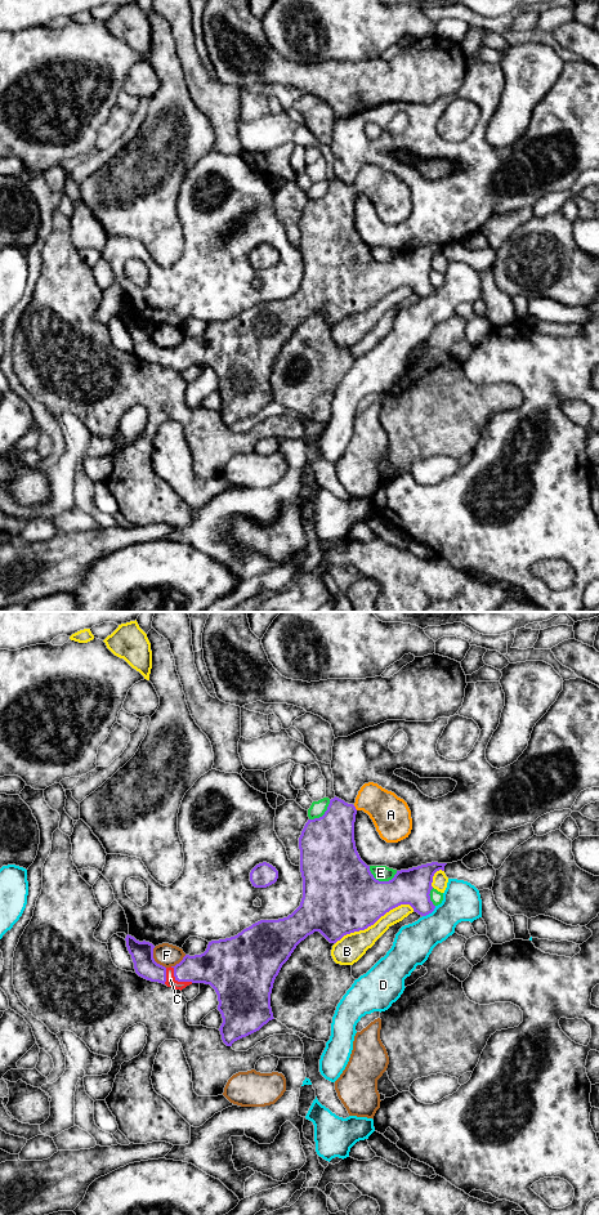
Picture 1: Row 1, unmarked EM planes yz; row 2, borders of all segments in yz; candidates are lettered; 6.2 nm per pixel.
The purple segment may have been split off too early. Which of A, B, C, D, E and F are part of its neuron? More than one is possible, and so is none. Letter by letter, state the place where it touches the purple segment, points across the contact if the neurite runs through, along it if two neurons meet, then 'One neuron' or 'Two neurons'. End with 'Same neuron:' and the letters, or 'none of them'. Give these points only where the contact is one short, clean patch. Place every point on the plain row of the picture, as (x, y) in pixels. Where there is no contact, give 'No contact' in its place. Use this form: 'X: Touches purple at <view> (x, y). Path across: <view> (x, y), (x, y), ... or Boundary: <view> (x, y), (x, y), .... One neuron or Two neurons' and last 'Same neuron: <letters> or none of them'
A: Touches purple at yz (354, 190). Path across: yz (330, 220), (335, 209), (354, 190), (381, 187), (390, 196). One neuron
B: Touches purple at yz (374, 304). Two neurons
C: Touches purple at yz (178, 362). Path across: yz (215, 348), (191, 351), (178, 362), (170, 361). One neuron
D: Touches purple at yz (429, 294). Boundary: yz (436, 287), (423, 298). Two neurons
E: Touches purple at yz (380, 263). Two neurons
F: Touches purple at yz (153, 340). Two neurons
Same neuron: A, C

